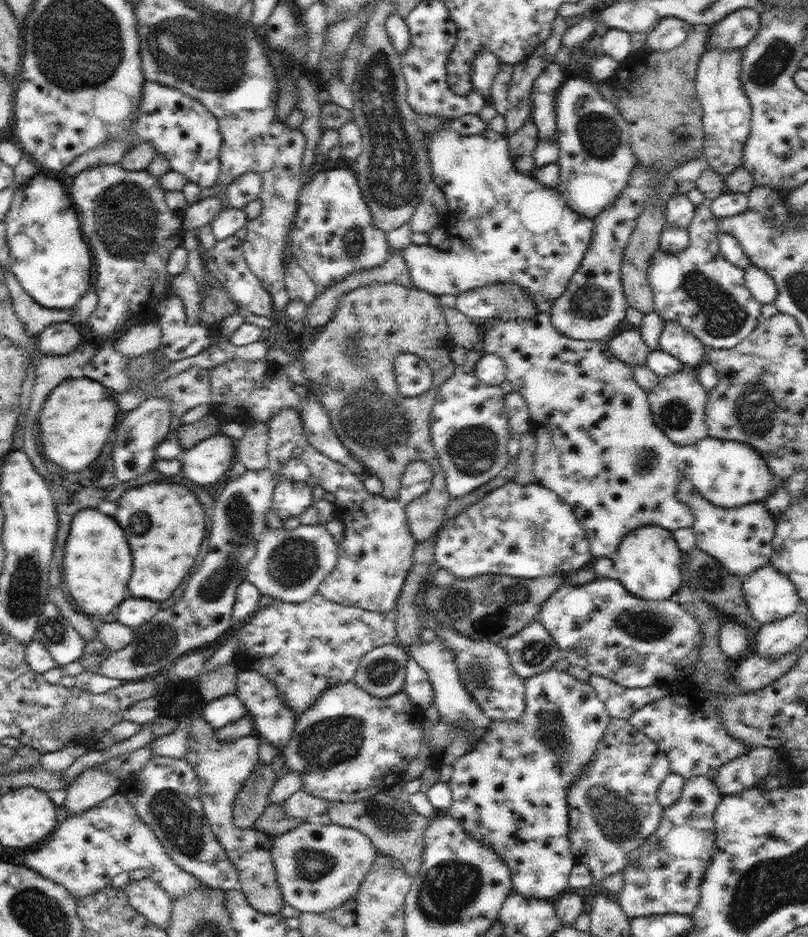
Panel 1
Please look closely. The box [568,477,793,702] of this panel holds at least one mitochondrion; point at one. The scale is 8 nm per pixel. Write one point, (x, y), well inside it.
(644, 625)

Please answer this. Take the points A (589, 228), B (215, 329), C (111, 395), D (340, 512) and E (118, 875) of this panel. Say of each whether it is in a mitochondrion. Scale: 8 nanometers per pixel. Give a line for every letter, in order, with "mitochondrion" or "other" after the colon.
A: other
B: other
C: other
D: other
E: other

